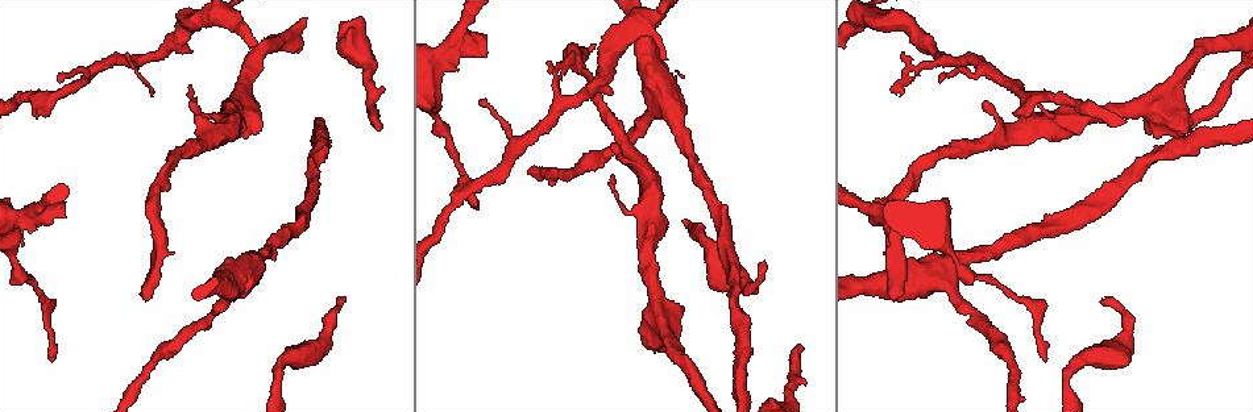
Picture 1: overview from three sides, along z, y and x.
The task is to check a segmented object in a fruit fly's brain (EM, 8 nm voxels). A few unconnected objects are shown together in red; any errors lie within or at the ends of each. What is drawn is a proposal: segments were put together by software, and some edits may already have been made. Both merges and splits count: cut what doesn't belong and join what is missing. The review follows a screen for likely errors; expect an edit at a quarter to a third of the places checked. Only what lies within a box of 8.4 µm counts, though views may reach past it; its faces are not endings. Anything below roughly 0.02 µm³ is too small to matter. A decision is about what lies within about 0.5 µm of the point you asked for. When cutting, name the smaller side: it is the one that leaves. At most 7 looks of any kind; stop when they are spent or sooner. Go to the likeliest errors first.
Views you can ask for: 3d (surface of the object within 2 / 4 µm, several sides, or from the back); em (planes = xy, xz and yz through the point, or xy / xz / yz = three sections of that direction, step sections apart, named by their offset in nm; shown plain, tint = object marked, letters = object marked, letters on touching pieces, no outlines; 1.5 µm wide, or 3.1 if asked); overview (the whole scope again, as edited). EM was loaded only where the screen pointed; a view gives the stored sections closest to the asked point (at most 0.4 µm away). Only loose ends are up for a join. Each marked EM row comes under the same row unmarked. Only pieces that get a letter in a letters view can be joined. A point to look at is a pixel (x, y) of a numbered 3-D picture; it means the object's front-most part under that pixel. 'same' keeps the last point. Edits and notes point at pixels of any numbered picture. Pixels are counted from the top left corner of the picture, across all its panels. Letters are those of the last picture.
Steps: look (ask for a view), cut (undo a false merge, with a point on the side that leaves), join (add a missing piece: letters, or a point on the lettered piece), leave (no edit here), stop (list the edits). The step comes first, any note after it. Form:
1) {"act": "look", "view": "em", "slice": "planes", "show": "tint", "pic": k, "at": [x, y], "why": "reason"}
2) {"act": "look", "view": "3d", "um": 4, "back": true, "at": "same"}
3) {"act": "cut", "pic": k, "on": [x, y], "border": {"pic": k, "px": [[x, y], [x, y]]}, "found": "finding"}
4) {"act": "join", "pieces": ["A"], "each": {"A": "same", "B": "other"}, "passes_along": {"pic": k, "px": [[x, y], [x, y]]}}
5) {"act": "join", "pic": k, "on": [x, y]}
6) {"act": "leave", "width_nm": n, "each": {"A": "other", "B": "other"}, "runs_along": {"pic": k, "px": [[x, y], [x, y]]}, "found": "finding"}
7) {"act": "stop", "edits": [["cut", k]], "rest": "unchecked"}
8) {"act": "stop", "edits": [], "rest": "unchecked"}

{"act": "look", "view": "3d", "um": 4, "pic": 1, "at": [1100, 302], "why": "branch stops here"}

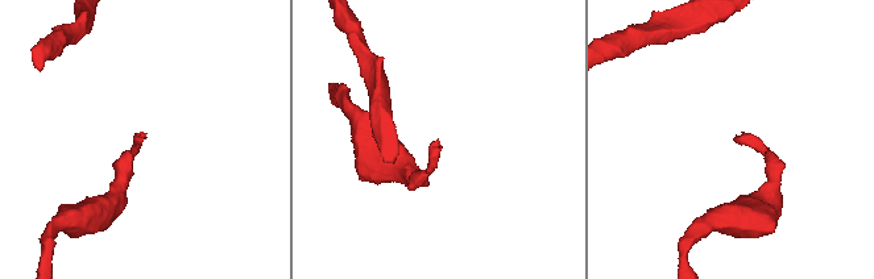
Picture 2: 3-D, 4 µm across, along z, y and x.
{"act": "look", "view": "em", "slice": "yz", "step": 4, "show": "letters", "pic": 2, "at": [438, 142], "why": "need the tissue"}

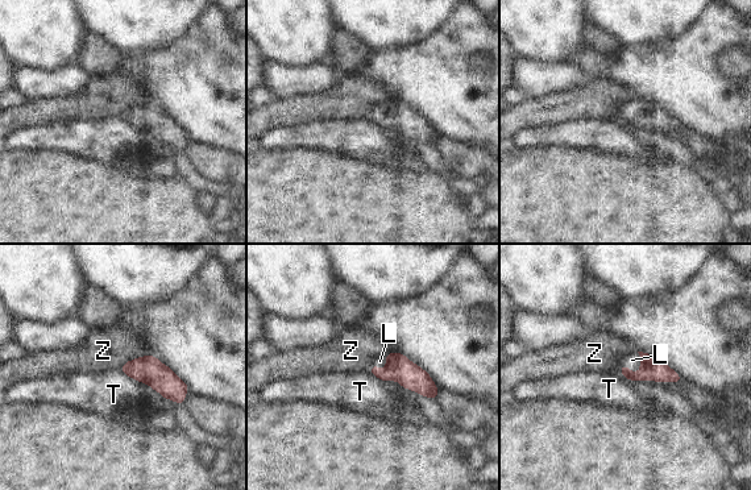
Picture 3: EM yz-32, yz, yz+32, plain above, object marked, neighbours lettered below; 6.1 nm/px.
{"act": "join", "pieces": ["L"], "longest_contact_nm": ["T", 380], "each": {"L": "same", "T": "other", "Z": "other"}, "passes_along": {"pic": 3, "px": [[652, 368], [639, 372], [631, 360]]}, "found": "it goes on there"}

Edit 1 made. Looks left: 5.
{"act": "look", "view": "em", "slice": "planes", "show": "tint", "pic": 1, "at": [892, 300], "why": "end of a long branch"}

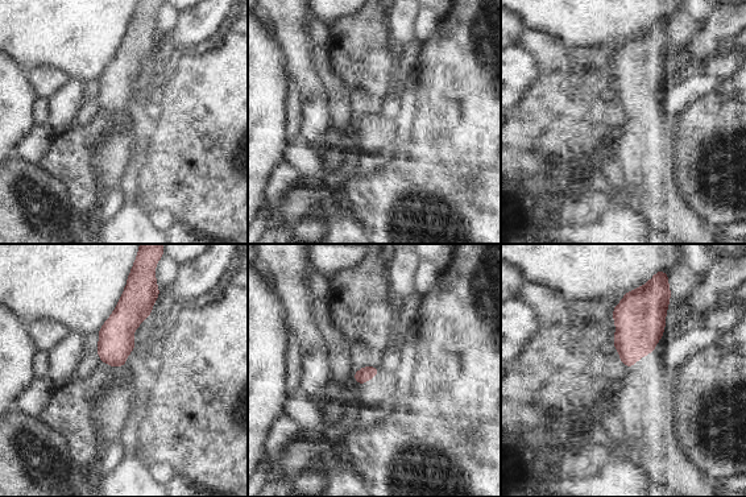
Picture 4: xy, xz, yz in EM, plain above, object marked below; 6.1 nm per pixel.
{"act": "look", "view": "em", "slice": "planes", "show": "letters", "at": "same"}

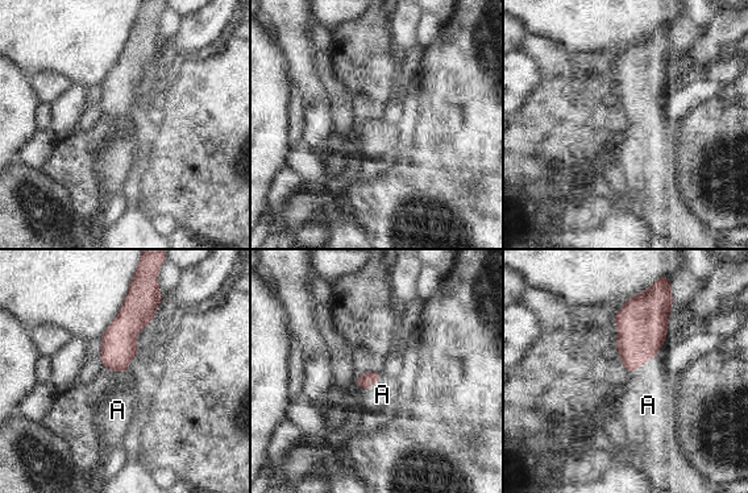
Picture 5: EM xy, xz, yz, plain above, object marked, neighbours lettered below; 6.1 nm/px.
{"act": "join", "pieces": ["A"], "longest_contact_nm": ["A", 200], "each": {"A": "same"}, "passes_along": {"pic": 5, "px": [[641, 323], [643, 363], [648, 402]]}, "found": "it goes on there"}

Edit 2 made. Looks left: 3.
{"act": "stop", "edits": [["join", 3], ["join", 5]], "rest": "unchecked"}

